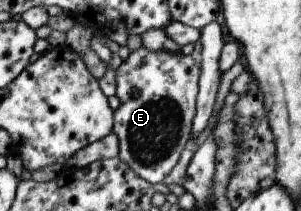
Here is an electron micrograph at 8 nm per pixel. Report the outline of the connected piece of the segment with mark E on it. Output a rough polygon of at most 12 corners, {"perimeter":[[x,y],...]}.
{"perimeter":[[146,46],[116,70],[118,158],[150,184],[191,137],[201,66]]}

